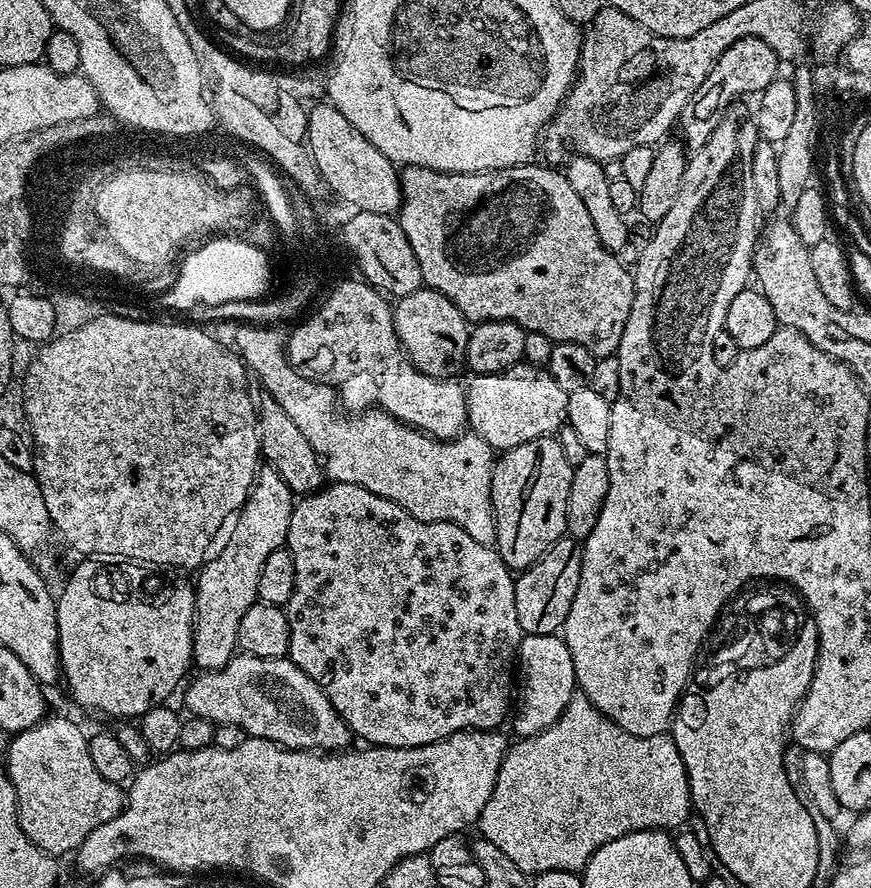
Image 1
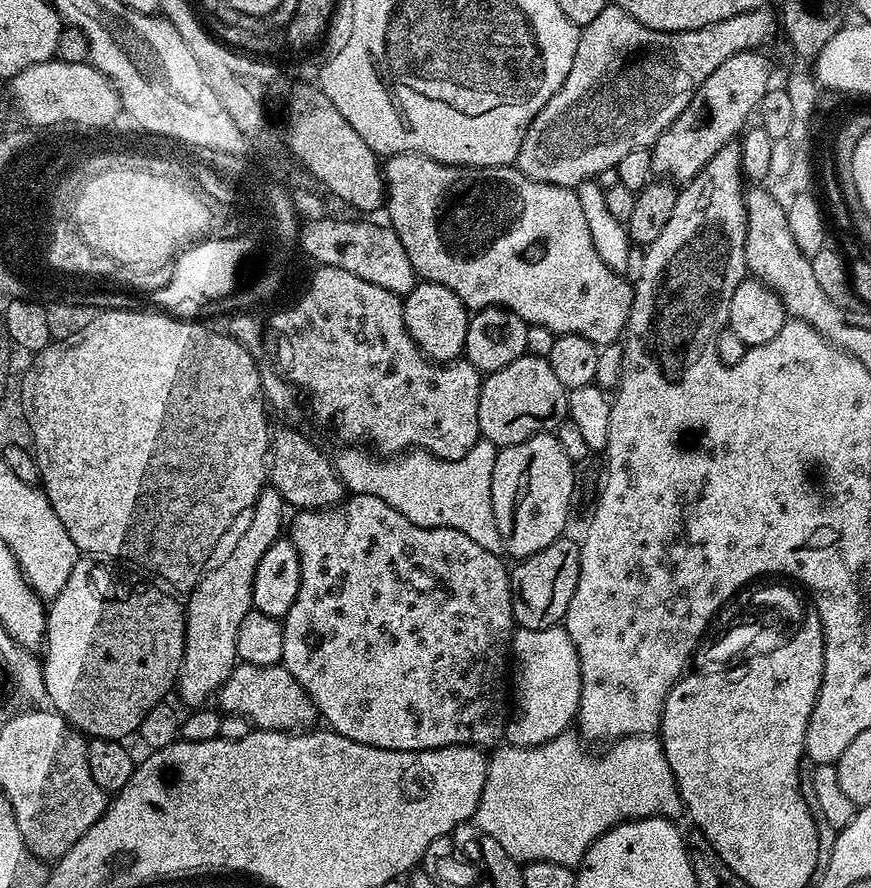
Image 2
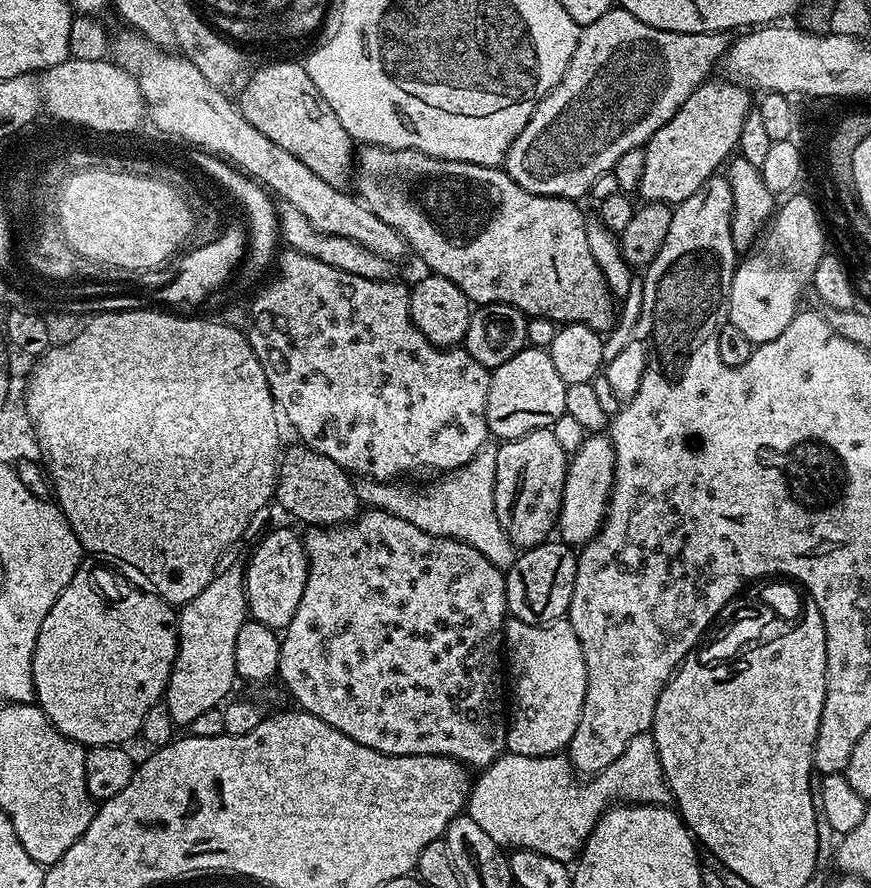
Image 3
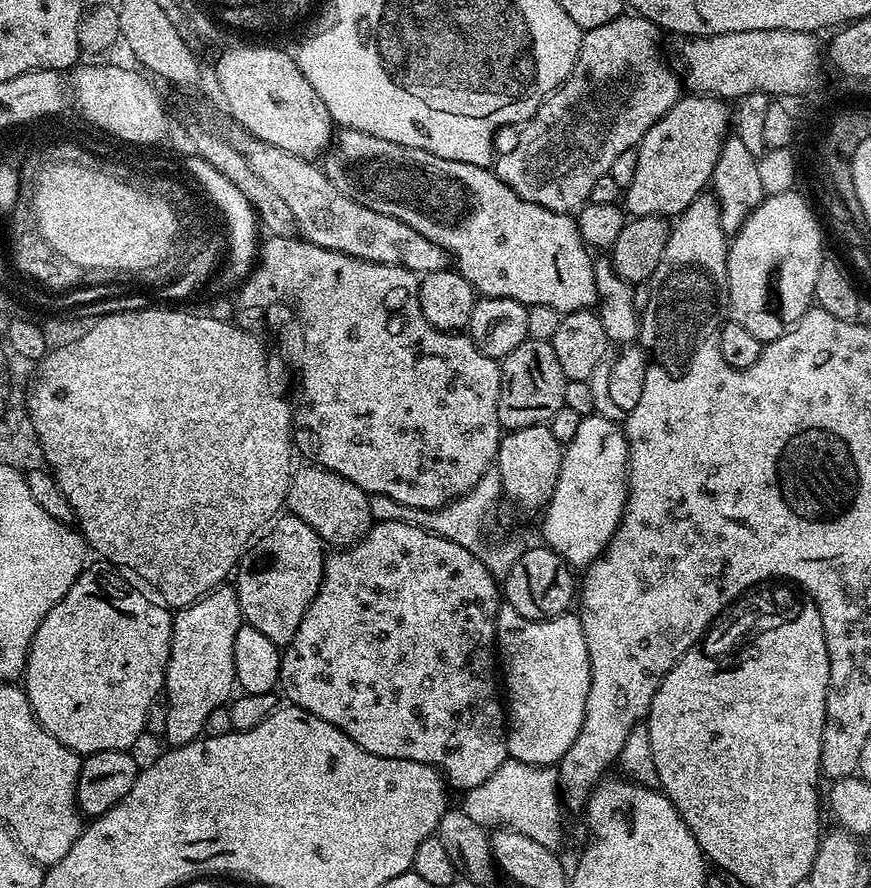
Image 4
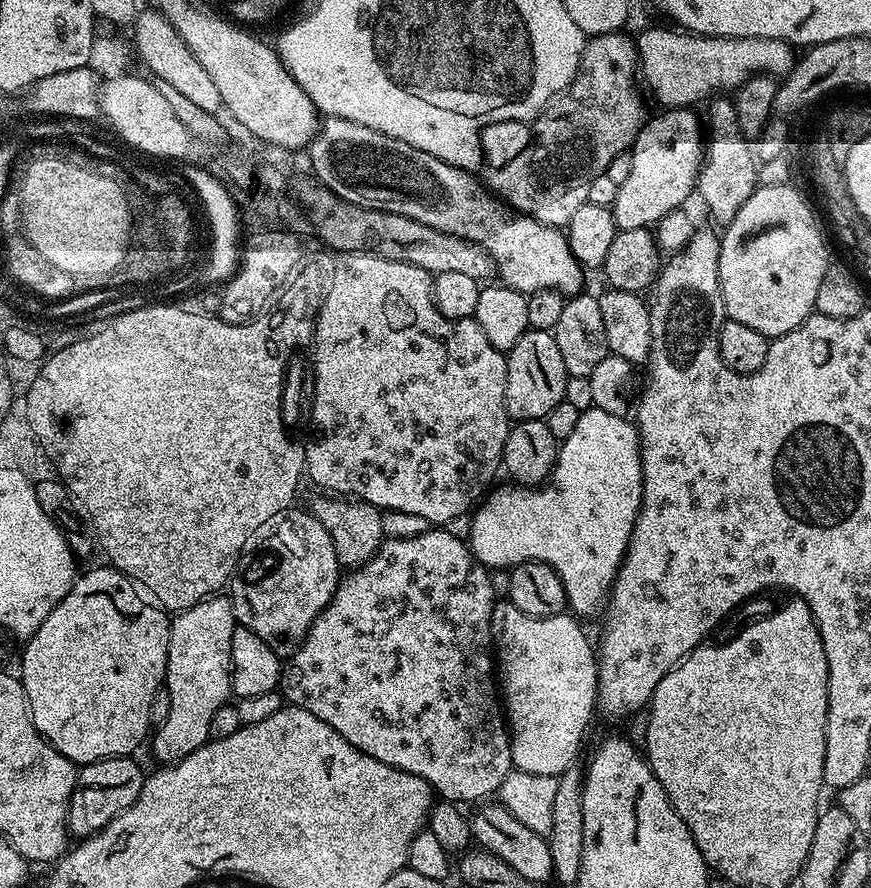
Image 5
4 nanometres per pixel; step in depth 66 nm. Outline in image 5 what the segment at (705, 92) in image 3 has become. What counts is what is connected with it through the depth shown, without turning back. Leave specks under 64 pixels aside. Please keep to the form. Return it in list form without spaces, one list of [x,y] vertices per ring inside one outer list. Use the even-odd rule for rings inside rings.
[[[669,108],[661,111],[661,116],[645,119],[644,125],[636,135],[630,149],[630,178],[620,184],[618,198],[612,203],[614,222],[619,231],[638,230],[660,223],[662,217],[671,212],[683,209],[688,195],[696,192],[696,179],[700,173],[700,163],[704,161],[705,133],[702,131],[702,120],[695,116],[692,108]]]

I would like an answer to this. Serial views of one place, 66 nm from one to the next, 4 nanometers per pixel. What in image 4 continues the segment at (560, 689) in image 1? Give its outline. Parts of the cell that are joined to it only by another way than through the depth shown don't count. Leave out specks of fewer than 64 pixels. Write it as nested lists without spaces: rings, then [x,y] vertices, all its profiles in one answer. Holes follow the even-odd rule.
[[[507,602],[501,603],[499,610],[496,611],[495,646],[498,653],[498,668],[502,673],[502,692],[506,697],[509,757],[527,764],[559,765],[562,754],[566,754],[566,750],[570,750],[570,746],[574,746],[574,738],[578,738],[578,734],[582,730],[582,718],[586,714],[586,694],[590,694],[590,654],[586,650],[586,634],[582,630],[579,615],[565,614],[549,620],[531,620],[530,618],[522,618],[522,614],[518,614],[518,610],[514,610],[514,606],[510,606]]]

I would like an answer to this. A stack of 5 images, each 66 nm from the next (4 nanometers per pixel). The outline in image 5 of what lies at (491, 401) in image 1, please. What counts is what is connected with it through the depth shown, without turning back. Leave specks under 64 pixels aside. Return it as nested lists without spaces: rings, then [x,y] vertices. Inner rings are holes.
[[[529,330],[518,338],[518,342],[506,353],[508,369],[506,370],[506,410],[513,421],[543,420],[558,406],[558,402],[564,400],[564,391],[569,375],[566,370],[566,362],[562,362],[562,350],[558,350],[558,342],[552,332],[537,332]]]

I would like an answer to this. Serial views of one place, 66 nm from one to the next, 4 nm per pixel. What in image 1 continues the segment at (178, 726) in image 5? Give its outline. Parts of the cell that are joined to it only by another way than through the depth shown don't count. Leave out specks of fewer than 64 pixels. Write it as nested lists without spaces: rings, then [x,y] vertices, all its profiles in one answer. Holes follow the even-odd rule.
[[[271,466],[261,467],[244,507],[231,525],[232,533],[224,549],[216,557],[213,555],[205,559],[199,569],[200,577],[194,583],[196,610],[192,627],[192,659],[197,669],[221,668],[230,662],[232,656],[237,655],[238,625],[246,610],[257,603],[258,578],[266,558],[270,558],[274,550],[287,545],[293,503],[294,494],[282,480],[282,474],[278,474]]]

